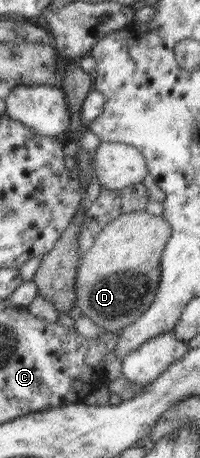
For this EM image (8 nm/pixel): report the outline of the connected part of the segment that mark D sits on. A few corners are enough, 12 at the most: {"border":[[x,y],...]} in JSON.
{"border":[[145,210],[100,230],[75,306],[119,333],[155,297],[170,225]]}

